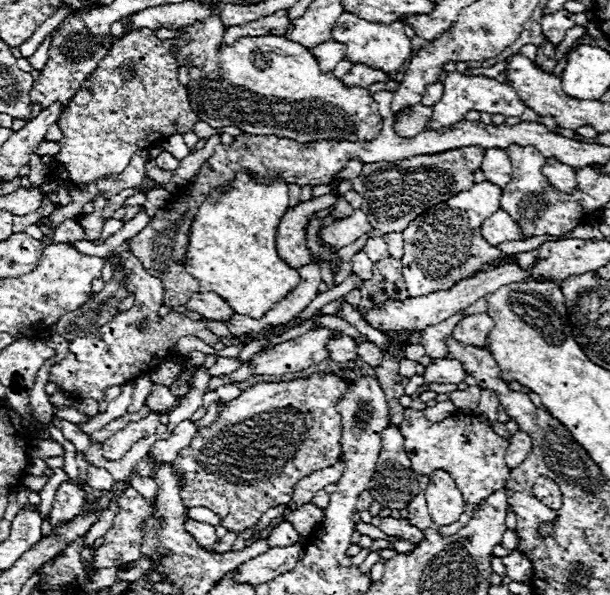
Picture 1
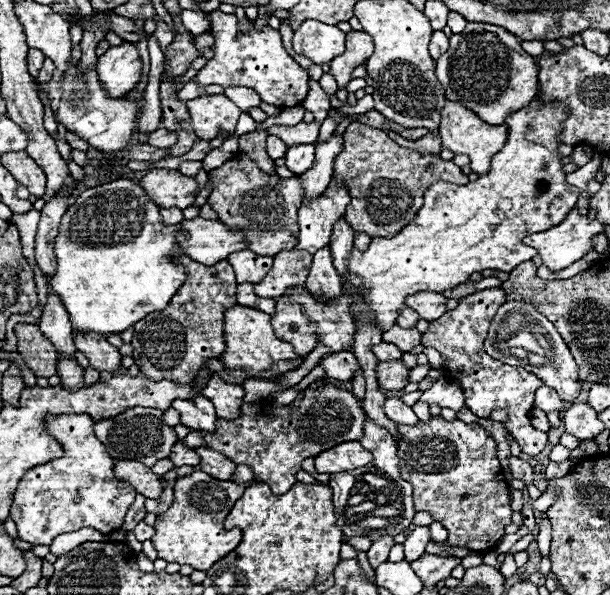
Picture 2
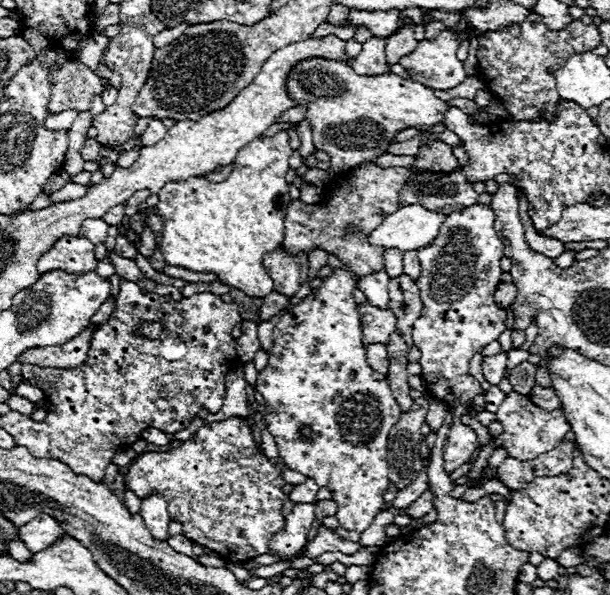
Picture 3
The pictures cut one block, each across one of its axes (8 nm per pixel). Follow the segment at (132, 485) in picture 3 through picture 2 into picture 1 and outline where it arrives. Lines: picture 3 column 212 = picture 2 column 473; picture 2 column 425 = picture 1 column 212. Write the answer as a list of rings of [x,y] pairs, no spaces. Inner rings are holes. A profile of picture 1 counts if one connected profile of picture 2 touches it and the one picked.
[[[344,370],[290,382],[258,382],[242,390],[174,460],[174,470],[186,480],[182,502],[216,512],[222,526],[234,532],[254,526],[266,510],[290,502],[302,478],[340,462],[342,416],[336,404],[346,390]]]

